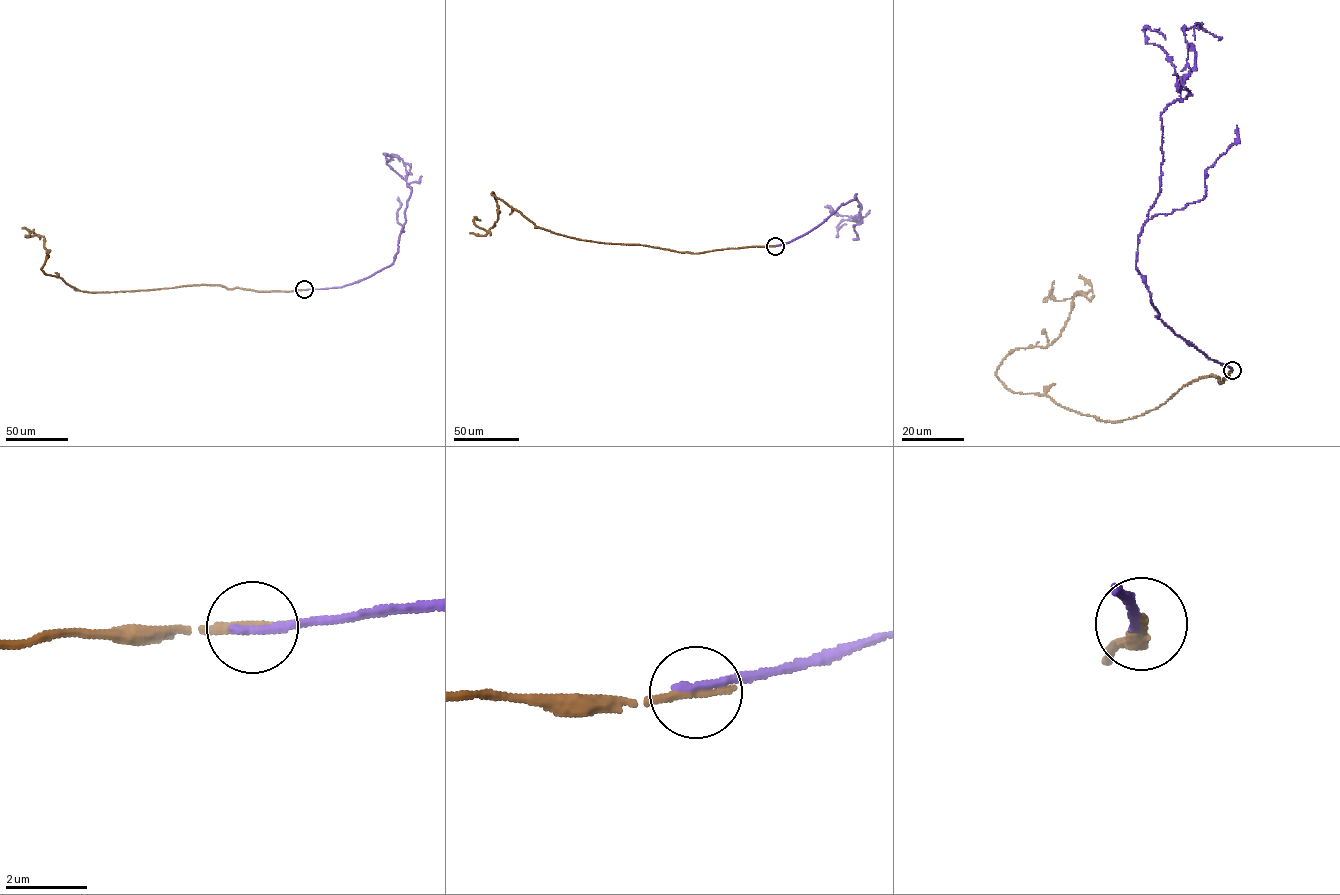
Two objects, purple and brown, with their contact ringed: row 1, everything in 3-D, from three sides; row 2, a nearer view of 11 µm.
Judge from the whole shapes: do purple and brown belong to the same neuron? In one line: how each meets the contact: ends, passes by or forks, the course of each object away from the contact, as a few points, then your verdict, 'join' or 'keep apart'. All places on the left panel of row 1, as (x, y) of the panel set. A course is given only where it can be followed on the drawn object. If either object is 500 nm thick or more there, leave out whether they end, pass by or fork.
purple ends there; brown ends there; purple runs (304, 290), (341, 287), (369, 277), (393, 262), (411, 190), (387, 164), (385, 154), (393, 159); brown runs (304, 289), (194, 285), (83, 291), (45, 274), (44, 237), (26, 237), (34, 229); keep apart

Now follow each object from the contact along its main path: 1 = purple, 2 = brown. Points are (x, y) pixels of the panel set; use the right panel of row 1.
1: (1232, 370), (1161, 320), (1136, 267), (1138, 235), (1160, 191), (1161, 113), (1181, 85), (1144, 28), (1166, 39)
2: (1232, 370), (1114, 422), (1013, 392), (1001, 362), (1053, 341), (1081, 292), (1044, 301), (1054, 281)

